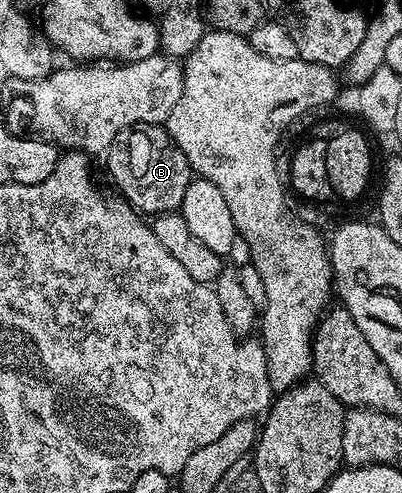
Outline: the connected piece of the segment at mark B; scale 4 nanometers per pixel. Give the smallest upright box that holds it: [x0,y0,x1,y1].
[104,125,192,215]

